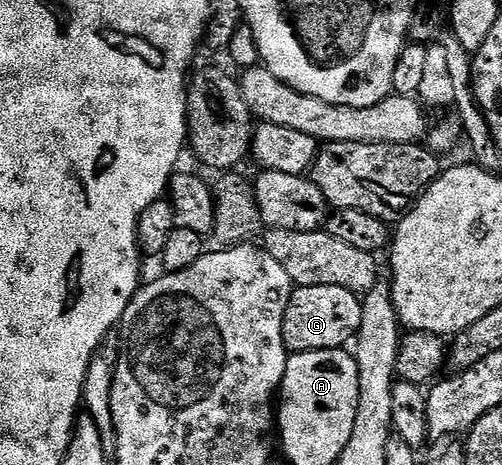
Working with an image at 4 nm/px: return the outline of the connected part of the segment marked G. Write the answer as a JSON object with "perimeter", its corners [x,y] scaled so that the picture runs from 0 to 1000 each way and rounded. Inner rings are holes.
{"perimeter":[[[655,611],[588,615],[564,690],[564,729],[574,755],[598,761],[610,753],[673,753],[689,746],[719,705],[721,660],[717,634],[695,619],[663,619]]]}

